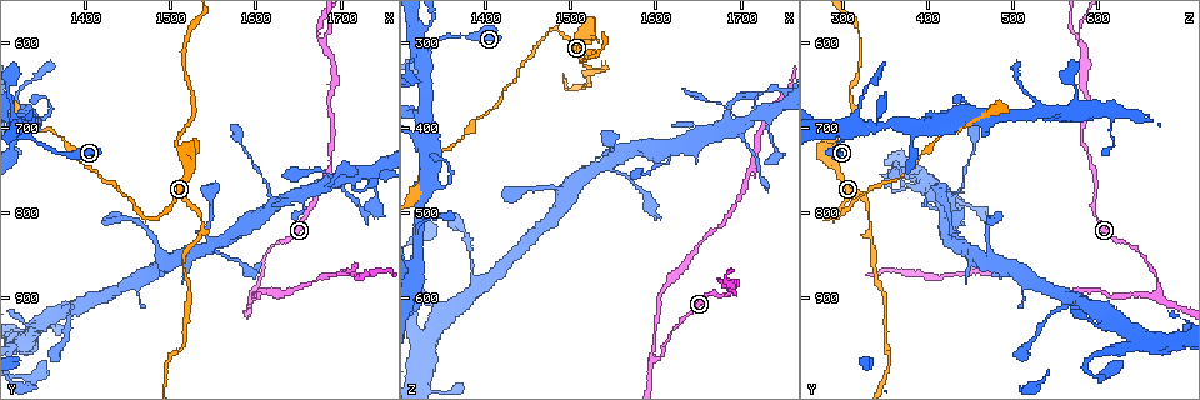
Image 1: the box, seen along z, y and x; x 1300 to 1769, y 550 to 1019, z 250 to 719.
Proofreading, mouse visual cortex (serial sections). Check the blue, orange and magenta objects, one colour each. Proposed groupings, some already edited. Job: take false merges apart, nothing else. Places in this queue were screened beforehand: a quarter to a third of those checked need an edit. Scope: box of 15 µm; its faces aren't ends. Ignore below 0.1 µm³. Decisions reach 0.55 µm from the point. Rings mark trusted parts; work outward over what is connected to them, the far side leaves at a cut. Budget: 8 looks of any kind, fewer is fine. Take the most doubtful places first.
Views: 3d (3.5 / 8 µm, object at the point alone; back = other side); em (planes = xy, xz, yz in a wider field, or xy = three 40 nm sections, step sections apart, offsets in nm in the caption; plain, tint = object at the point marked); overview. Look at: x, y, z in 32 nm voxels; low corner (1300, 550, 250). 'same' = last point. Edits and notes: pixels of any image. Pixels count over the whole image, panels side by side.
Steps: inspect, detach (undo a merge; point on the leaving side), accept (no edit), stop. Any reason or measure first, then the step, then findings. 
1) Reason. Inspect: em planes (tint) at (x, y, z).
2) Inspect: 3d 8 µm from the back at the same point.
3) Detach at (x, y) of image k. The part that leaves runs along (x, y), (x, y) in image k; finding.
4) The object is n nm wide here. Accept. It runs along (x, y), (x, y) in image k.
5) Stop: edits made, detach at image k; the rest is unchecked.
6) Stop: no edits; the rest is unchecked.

Three arms meet. Inspect: 3d 3.5 µm from the back at (1680, 600, 580).

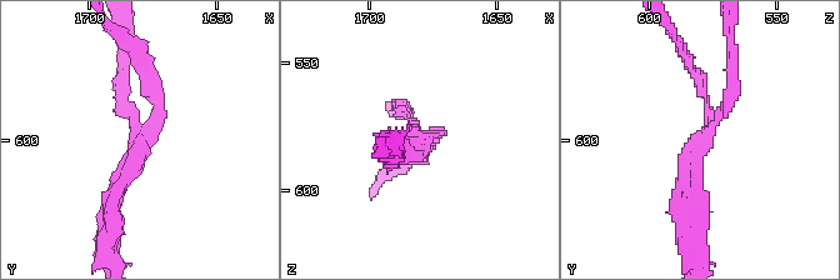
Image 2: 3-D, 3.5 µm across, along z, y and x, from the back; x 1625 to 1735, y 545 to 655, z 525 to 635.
3 arms meet here; the arms are 150, 200, 250 nm wide. Inspect: em xy step 3 (tint) at (1681, 599, 579).

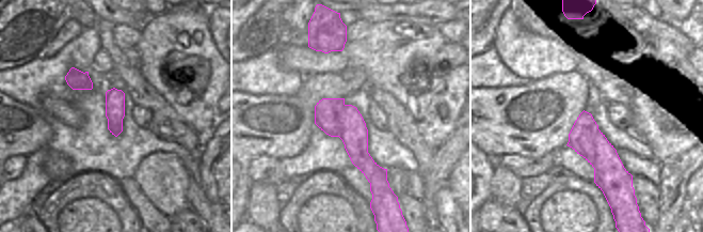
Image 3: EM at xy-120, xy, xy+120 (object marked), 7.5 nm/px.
Detach at (149, 80) of image 2. The part that leaves runs along (143, 129), (158, 118), (154, 79), (116, 33) in image 2; two cells meet here.

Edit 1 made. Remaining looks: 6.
Thick turns thin. Inspect: 3d 3.5 µm at (1375, 730, 295).

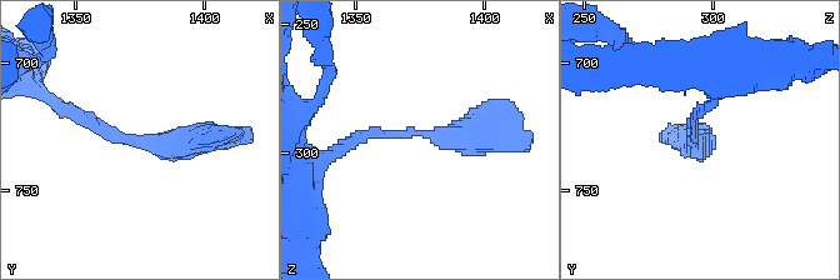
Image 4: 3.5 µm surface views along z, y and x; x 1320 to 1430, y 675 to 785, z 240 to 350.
The arms are 150, 350 nm wide; need the tissue. Inspect: em xy step 5 (tint) at (1370, 730, 291).

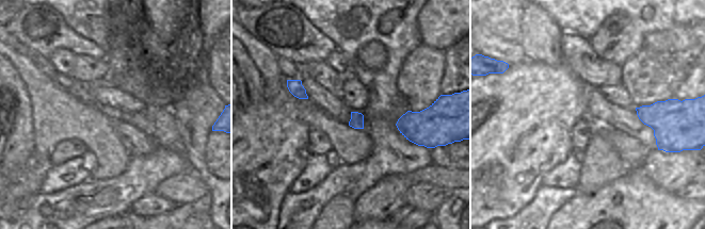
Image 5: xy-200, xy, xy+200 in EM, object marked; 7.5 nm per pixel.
Inspect: em planes (tint) at the same point.

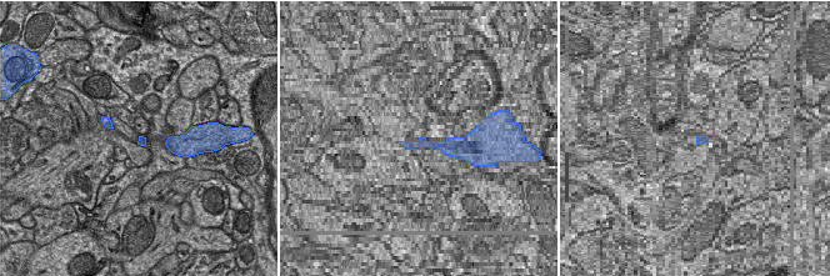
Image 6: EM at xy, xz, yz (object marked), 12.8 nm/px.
The object is 100 nm wide here. Accept. It runs along (214, 138), (115, 138), (56, 103) in image 4; all the same cell.

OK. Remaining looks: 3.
Abrupt turn. Inspect: 3d 3.5 µm at (1480, 805, 280).

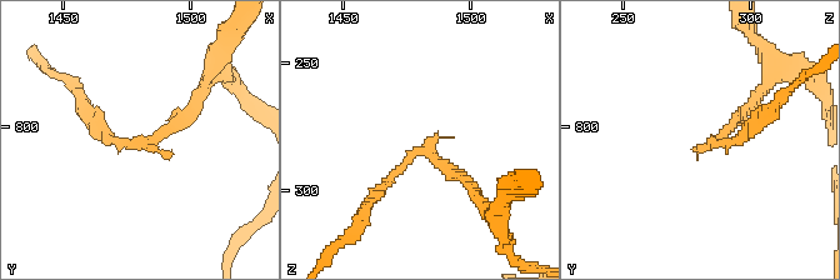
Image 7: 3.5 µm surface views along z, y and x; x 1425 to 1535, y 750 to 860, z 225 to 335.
The arms are 150, 150 nm wide; shape alone is not enough. Inspect: em xy step 5 (tint) at (1479, 805, 284).

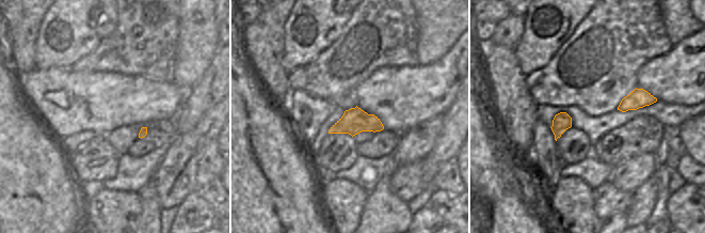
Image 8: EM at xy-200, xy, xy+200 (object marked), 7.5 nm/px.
Detach at (389, 180) of image 7. The part that leaves runs along (425, 150), (368, 201), (356, 228) in image 7; a second cell is stuck on.

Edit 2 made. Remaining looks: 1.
Stop: edits made, detach at image 2, detach at image 7; the rest is unchecked.

